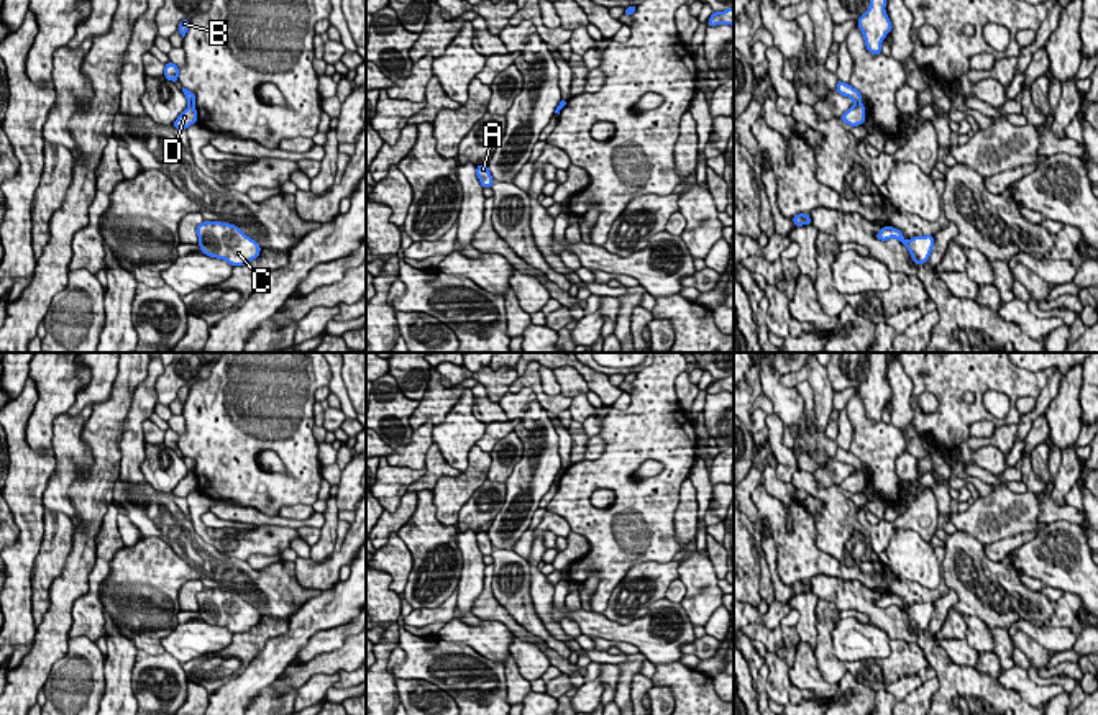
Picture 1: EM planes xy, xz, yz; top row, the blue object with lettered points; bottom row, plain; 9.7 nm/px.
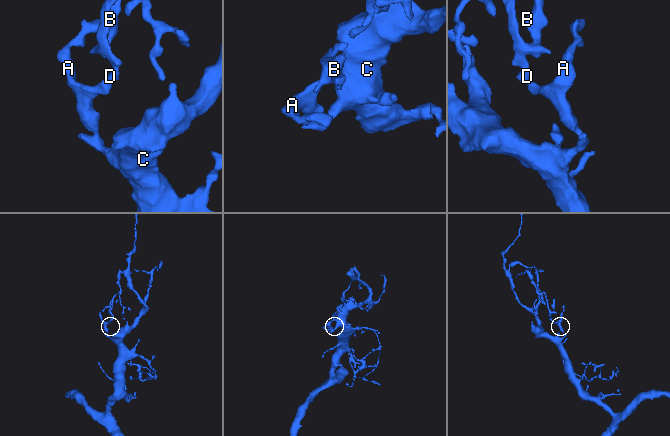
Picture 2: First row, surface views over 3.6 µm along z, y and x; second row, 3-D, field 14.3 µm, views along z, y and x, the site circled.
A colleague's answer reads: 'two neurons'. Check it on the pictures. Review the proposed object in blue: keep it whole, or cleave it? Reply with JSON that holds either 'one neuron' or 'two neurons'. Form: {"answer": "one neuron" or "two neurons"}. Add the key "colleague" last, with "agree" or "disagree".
{"answer": "two neurons", "colleague": "agree"}

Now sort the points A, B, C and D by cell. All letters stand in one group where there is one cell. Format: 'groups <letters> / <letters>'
groups A C D / B

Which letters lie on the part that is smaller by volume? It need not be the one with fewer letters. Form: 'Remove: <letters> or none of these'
Remove: B

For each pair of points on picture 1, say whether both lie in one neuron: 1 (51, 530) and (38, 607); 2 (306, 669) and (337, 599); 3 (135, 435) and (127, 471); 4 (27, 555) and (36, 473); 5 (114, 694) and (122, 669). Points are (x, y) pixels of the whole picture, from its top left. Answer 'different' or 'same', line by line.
1: same
2: different
3: same
4: same
5: same

